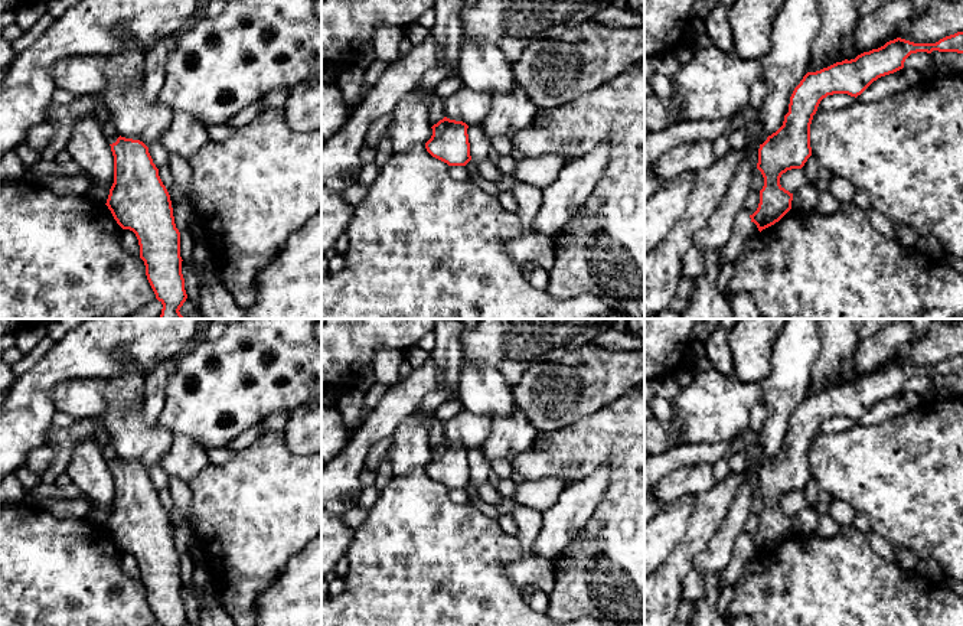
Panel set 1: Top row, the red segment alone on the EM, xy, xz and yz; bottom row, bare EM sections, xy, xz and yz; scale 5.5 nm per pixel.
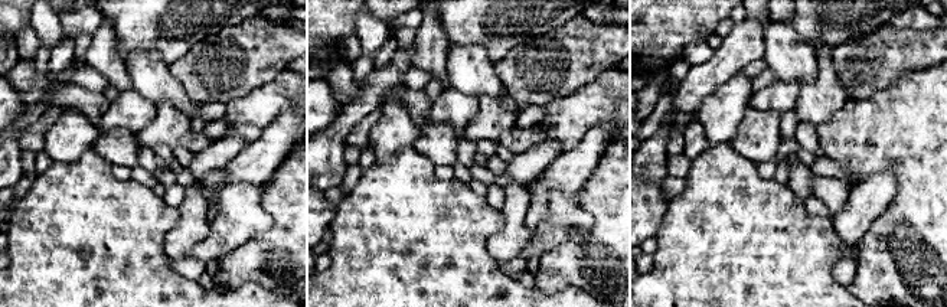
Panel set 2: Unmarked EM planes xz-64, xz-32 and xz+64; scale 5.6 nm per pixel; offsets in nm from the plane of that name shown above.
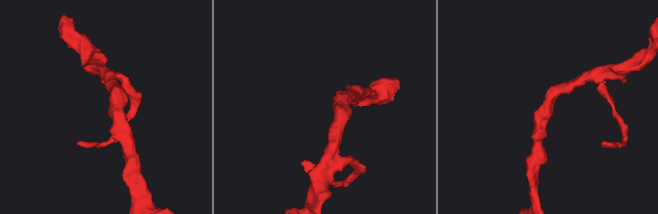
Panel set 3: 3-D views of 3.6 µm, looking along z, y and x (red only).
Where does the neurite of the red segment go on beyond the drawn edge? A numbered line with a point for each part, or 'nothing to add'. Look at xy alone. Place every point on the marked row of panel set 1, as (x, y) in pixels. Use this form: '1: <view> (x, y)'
1: xy (111, 134)

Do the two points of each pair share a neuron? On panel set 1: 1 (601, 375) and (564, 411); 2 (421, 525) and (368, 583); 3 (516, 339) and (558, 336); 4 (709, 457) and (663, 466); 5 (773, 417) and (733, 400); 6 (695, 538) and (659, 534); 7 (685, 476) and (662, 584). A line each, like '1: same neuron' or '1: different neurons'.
1: same neuron
2: same neuron
3: same neuron
4: same neuron
5: different neurons
6: different neurons
7: different neurons

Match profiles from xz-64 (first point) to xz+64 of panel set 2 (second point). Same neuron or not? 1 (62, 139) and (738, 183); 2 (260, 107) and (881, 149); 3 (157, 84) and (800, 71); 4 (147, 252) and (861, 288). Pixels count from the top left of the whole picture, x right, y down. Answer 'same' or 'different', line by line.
1: different
2: same
3: same
4: different

